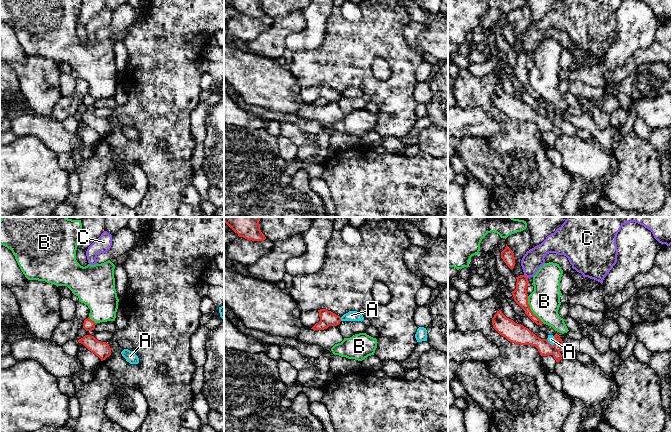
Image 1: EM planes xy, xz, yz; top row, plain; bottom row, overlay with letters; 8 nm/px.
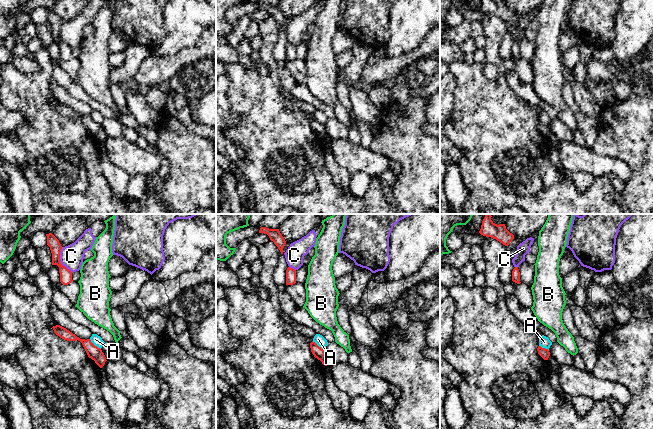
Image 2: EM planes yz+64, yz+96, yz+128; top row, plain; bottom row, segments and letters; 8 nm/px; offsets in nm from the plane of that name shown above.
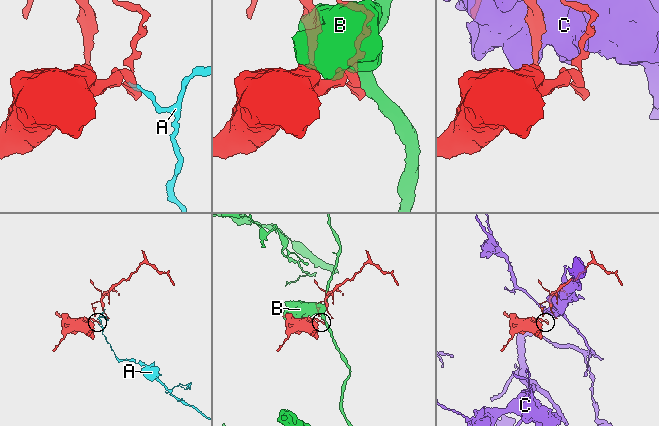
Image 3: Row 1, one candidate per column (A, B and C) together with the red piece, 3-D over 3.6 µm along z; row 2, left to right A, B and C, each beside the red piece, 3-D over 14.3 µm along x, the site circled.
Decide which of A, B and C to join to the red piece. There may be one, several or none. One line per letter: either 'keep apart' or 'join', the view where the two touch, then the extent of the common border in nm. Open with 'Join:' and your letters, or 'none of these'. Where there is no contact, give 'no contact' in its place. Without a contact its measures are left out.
Join: none of these
A: keep apart; meets red in yz; contact 90 nm long
B: keep apart; meets red in yz; contact 260 nm long
C: keep apart; meets red in yz; contact 50 nm long

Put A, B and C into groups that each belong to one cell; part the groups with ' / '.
A / B / C

